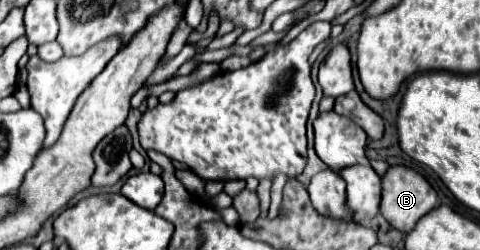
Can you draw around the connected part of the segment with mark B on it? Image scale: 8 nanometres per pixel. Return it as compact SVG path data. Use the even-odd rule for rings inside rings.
M389 167L389 171L383 175L383 197L381 197L381 215L401 233L411 233L417 221L433 211L439 205L435 189L429 185L429 181L419 175L413 169L407 167Z

